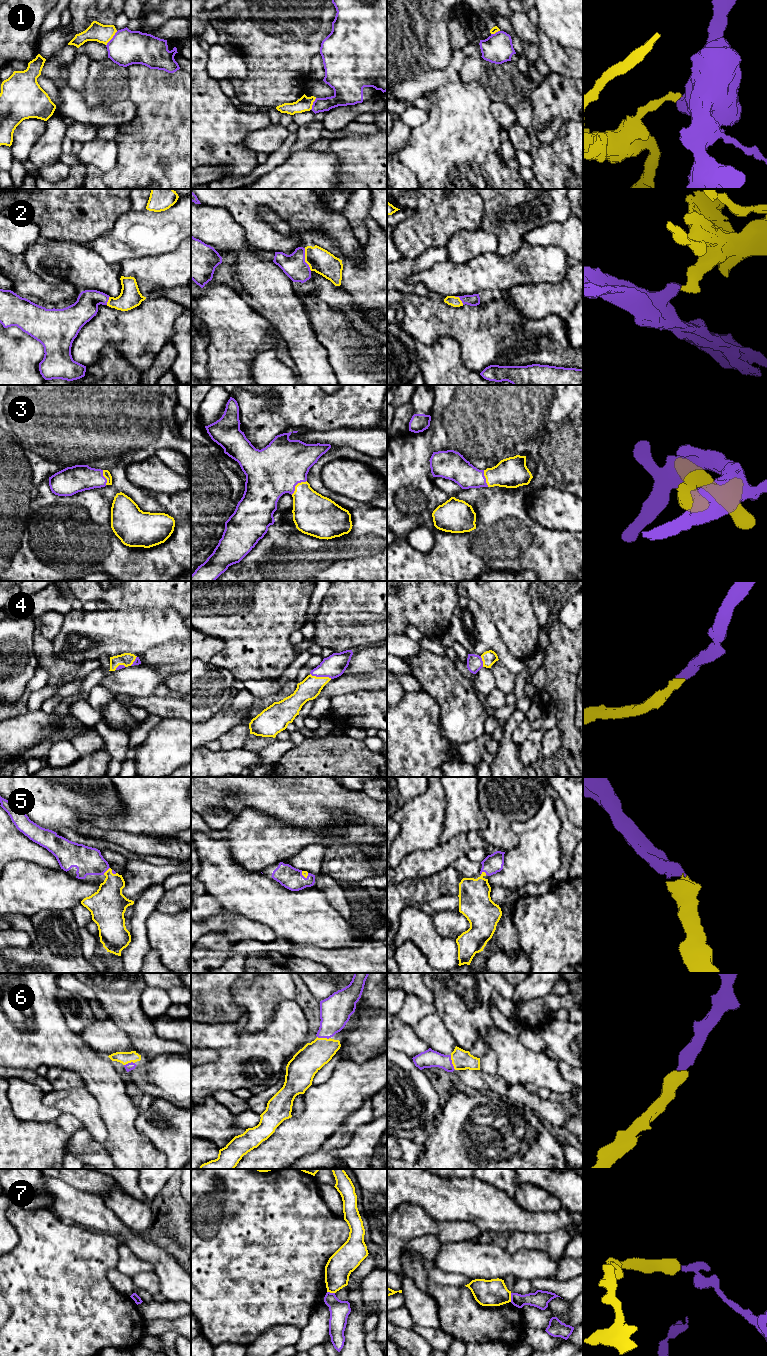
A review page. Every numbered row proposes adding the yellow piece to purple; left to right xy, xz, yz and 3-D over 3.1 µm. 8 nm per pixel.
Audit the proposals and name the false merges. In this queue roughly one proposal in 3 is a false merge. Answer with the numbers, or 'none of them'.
1, 7

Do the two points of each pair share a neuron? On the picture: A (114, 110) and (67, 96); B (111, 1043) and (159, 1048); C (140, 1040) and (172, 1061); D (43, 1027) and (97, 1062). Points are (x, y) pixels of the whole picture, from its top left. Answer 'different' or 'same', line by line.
A: same
B: different
C: different
D: same

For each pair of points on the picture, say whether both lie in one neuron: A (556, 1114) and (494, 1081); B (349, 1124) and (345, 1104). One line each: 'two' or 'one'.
A: one
B: two

